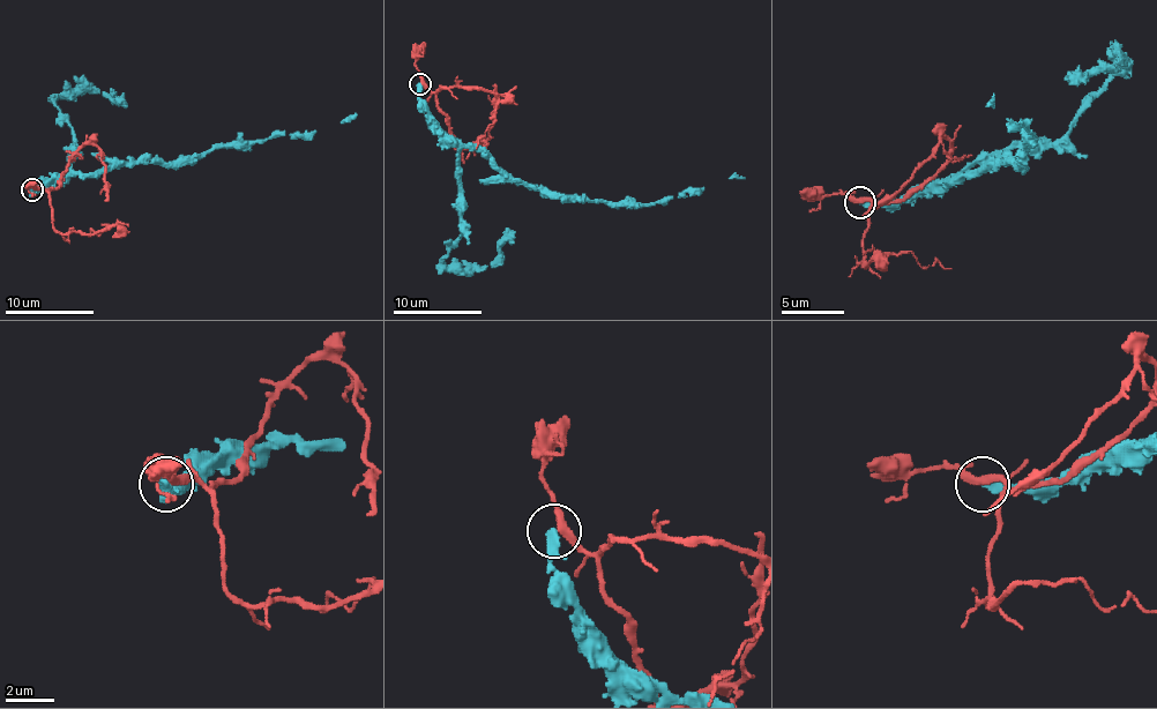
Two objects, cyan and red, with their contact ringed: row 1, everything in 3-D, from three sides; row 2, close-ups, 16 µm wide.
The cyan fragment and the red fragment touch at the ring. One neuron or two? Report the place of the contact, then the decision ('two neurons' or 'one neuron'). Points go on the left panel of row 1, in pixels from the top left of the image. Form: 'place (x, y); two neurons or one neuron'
place (31, 189); two neurons

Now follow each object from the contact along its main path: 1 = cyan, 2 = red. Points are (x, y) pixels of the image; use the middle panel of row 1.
1: (420, 83), (420, 107), (445, 132), (476, 143), (513, 179), (551, 192), (611, 203), (659, 203), (744, 179)
2: (420, 83), (435, 95), (435, 105), (460, 146), (469, 148), (486, 139), (493, 124), (495, 83)

